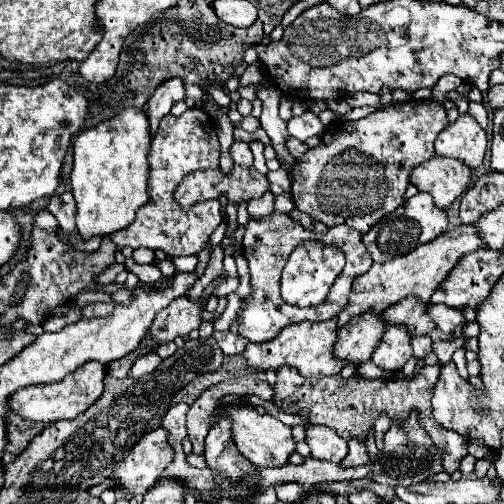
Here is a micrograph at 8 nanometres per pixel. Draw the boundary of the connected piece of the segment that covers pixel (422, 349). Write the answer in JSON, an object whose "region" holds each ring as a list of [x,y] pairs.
{"region":[[[414,336],[412,338],[412,348],[416,358],[424,358],[426,354],[432,352],[432,338],[430,336]]]}

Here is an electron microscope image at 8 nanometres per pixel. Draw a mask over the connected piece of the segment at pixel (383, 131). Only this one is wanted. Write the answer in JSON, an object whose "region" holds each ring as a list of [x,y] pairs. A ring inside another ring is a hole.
{"region":[[[436,100],[390,104],[356,122],[332,122],[320,144],[296,160],[290,172],[296,208],[328,228],[346,224],[366,234],[382,216],[404,204],[410,172],[436,154],[434,140],[446,126],[446,110]],[[354,196],[368,196],[368,202]]]}

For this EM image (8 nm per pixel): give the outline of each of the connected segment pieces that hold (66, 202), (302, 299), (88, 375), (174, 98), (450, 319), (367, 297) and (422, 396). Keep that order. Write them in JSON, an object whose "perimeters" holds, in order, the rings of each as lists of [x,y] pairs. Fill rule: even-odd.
{"perimeters":[[[[64,192],[62,196],[54,196],[48,204],[48,210],[60,222],[60,234],[62,234],[64,240],[68,240],[70,234],[76,234],[76,224],[74,224],[76,202],[74,202],[72,192]]],[[[300,244],[290,254],[290,258],[296,258],[296,260],[288,268],[288,272],[286,272],[286,266],[282,270],[282,300],[298,308],[310,308],[310,306],[322,304],[334,280],[342,274],[342,268],[344,268],[342,250],[336,250],[334,246],[324,246],[324,244]]],[[[86,362],[74,376],[66,376],[66,380],[60,380],[58,384],[44,384],[44,386],[30,386],[14,392],[10,398],[12,412],[34,420],[34,422],[56,422],[62,418],[76,418],[84,410],[88,410],[104,392],[104,376],[106,366],[98,362]]],[[[174,78],[174,80],[170,80],[166,84],[160,84],[156,88],[156,92],[152,94],[152,98],[148,100],[148,104],[144,108],[146,116],[148,116],[148,122],[150,122],[150,136],[156,134],[160,118],[164,118],[170,112],[172,104],[178,102],[178,100],[184,100],[184,84],[182,84],[182,80]]],[[[430,304],[428,306],[428,312],[432,314],[432,318],[436,320],[436,326],[446,332],[446,334],[452,334],[458,324],[462,326],[464,324],[464,314],[458,312],[458,310],[452,310],[450,306],[444,306],[444,304]]],[[[456,226],[450,232],[440,234],[432,242],[418,246],[414,252],[408,252],[406,256],[398,256],[386,264],[372,264],[372,268],[358,276],[352,284],[352,294],[346,310],[338,316],[338,326],[344,326],[350,318],[366,312],[372,308],[374,312],[384,312],[388,306],[396,304],[398,300],[414,294],[422,300],[430,300],[430,296],[438,290],[438,286],[448,278],[452,268],[458,264],[458,260],[470,252],[476,252],[478,248],[484,248],[484,242],[478,234],[476,226]]],[[[440,364],[434,366],[422,366],[422,370],[414,376],[406,378],[362,378],[362,376],[324,376],[324,378],[306,378],[296,368],[282,366],[276,370],[276,384],[272,386],[274,398],[270,400],[280,412],[286,414],[298,414],[308,418],[312,424],[322,424],[332,430],[336,430],[344,440],[360,440],[366,444],[370,430],[374,428],[374,422],[380,418],[380,414],[386,414],[392,424],[398,424],[400,428],[408,422],[412,410],[418,416],[418,424],[430,434],[434,446],[442,452],[442,466],[444,472],[452,474],[458,470],[460,460],[468,454],[468,440],[460,436],[454,430],[444,428],[438,424],[432,416],[432,390],[438,382]]]]}

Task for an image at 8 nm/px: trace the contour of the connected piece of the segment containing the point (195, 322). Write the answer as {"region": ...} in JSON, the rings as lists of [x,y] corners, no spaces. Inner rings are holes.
{"region":[[[188,296],[172,300],[162,312],[158,312],[158,316],[142,344],[146,344],[146,346],[166,344],[166,342],[174,340],[176,336],[188,336],[192,330],[200,328],[202,312],[204,312],[202,300],[190,300]]]}

